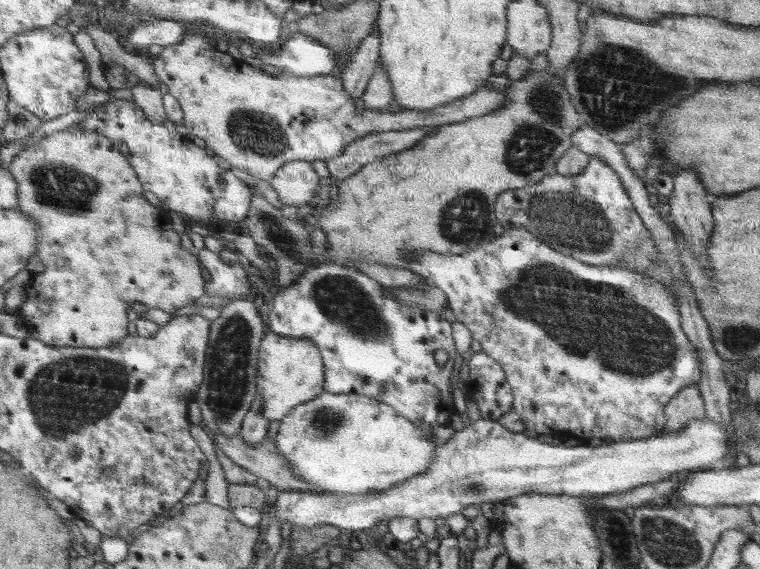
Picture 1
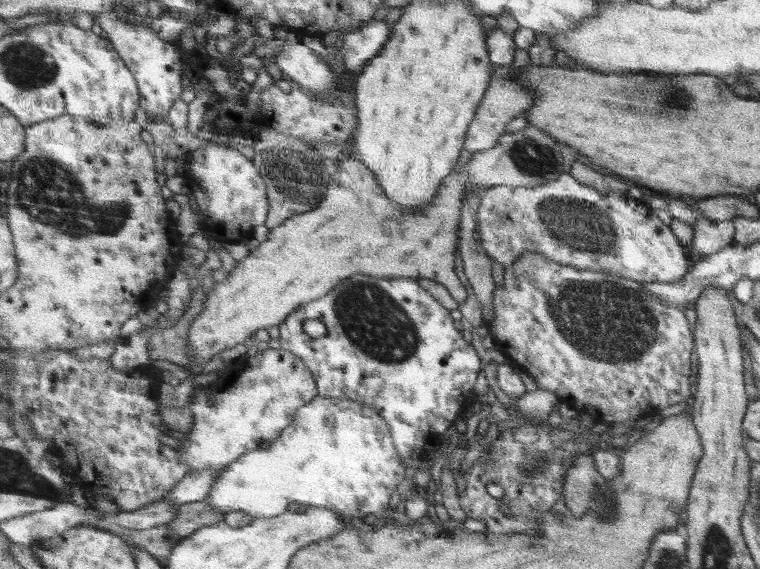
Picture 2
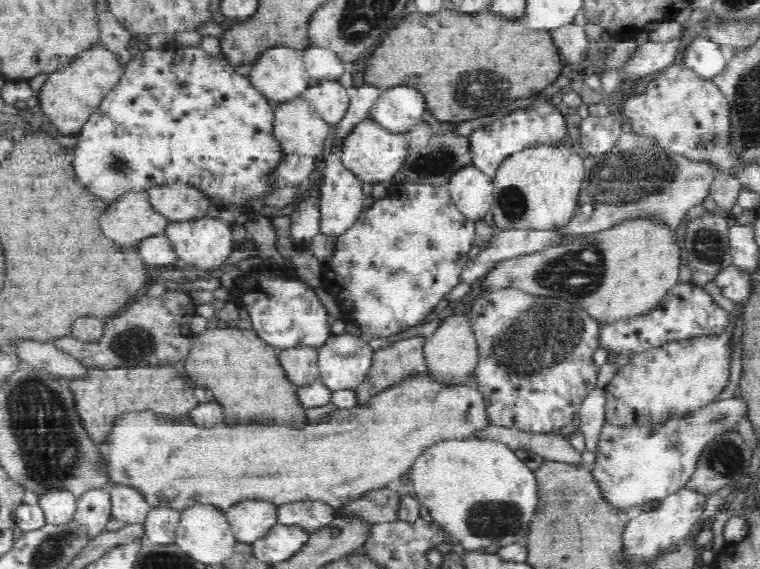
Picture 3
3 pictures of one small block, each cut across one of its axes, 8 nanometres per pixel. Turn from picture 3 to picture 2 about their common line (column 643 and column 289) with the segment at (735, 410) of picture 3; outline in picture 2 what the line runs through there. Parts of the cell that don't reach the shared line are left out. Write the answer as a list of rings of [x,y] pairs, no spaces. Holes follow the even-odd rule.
[[[318,395],[310,403],[299,408],[298,414],[295,415],[295,419],[291,422],[290,426],[282,432],[278,439],[270,442],[269,448],[257,448],[254,451],[248,452],[247,455],[240,457],[240,460],[224,471],[212,486],[210,497],[207,500],[210,500],[210,504],[212,504],[214,510],[222,510],[226,514],[229,512],[246,512],[253,519],[279,516],[287,511],[288,504],[292,504],[292,502],[304,504],[308,507],[326,508],[336,513],[340,512],[340,516],[346,514],[344,517],[349,520],[350,518],[348,516],[362,518],[362,516],[368,516],[368,514],[376,514],[376,512],[388,508],[390,496],[394,494],[394,490],[398,488],[398,484],[404,480],[404,468],[400,466],[400,458],[398,458],[396,450],[394,450],[394,443],[394,438],[391,436],[391,430],[388,427],[387,421],[375,409],[352,399],[340,400]]]

